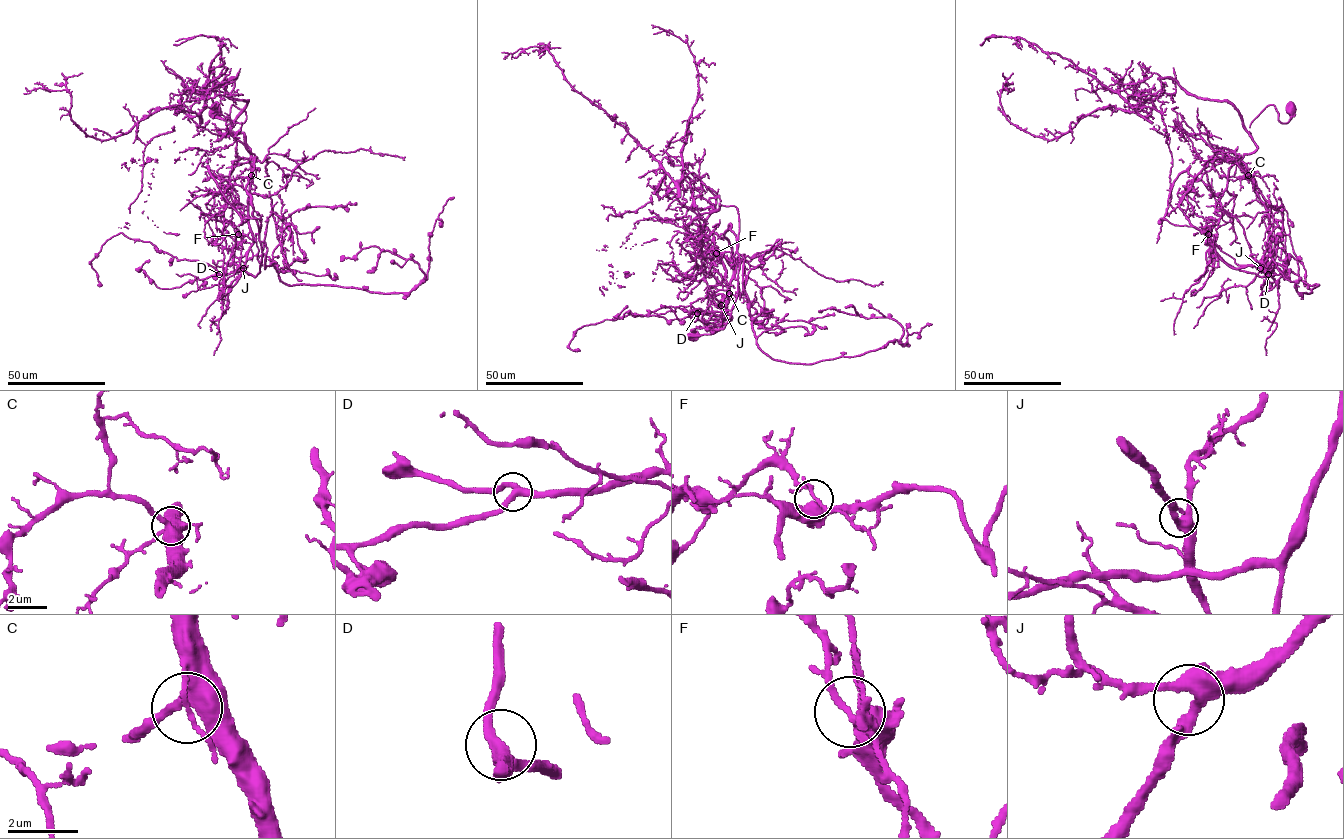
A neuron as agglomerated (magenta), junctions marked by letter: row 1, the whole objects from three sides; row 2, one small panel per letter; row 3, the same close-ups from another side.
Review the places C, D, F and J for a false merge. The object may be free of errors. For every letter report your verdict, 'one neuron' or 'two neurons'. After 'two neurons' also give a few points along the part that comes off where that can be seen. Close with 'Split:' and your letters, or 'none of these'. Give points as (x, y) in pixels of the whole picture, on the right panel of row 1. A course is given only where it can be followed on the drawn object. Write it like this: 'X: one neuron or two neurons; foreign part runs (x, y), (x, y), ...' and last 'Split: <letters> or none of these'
C: one neuron
D: one neuron
F: two neurons; foreign part runs (1207, 233), (1160, 219), (1196, 159), (1177, 124), (1168, 134), (1104, 107), (1047, 140), (1007, 119), (1007, 93)
J: one neuron
Split: F

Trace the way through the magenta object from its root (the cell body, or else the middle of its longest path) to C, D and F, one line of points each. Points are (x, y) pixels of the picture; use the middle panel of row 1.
C: (693, 333), (713, 334), (723, 325), (711, 317), (708, 297), (721, 294), (727, 302), (728, 286), (729, 293)
D: (693, 333), (723, 325), (708, 297), (727, 302), (729, 287), (730, 319), (697, 313)
F: (693, 333), (724, 323), (711, 317), (707, 300), (721, 294), (727, 302), (729, 288), (702, 267), (716, 252)

